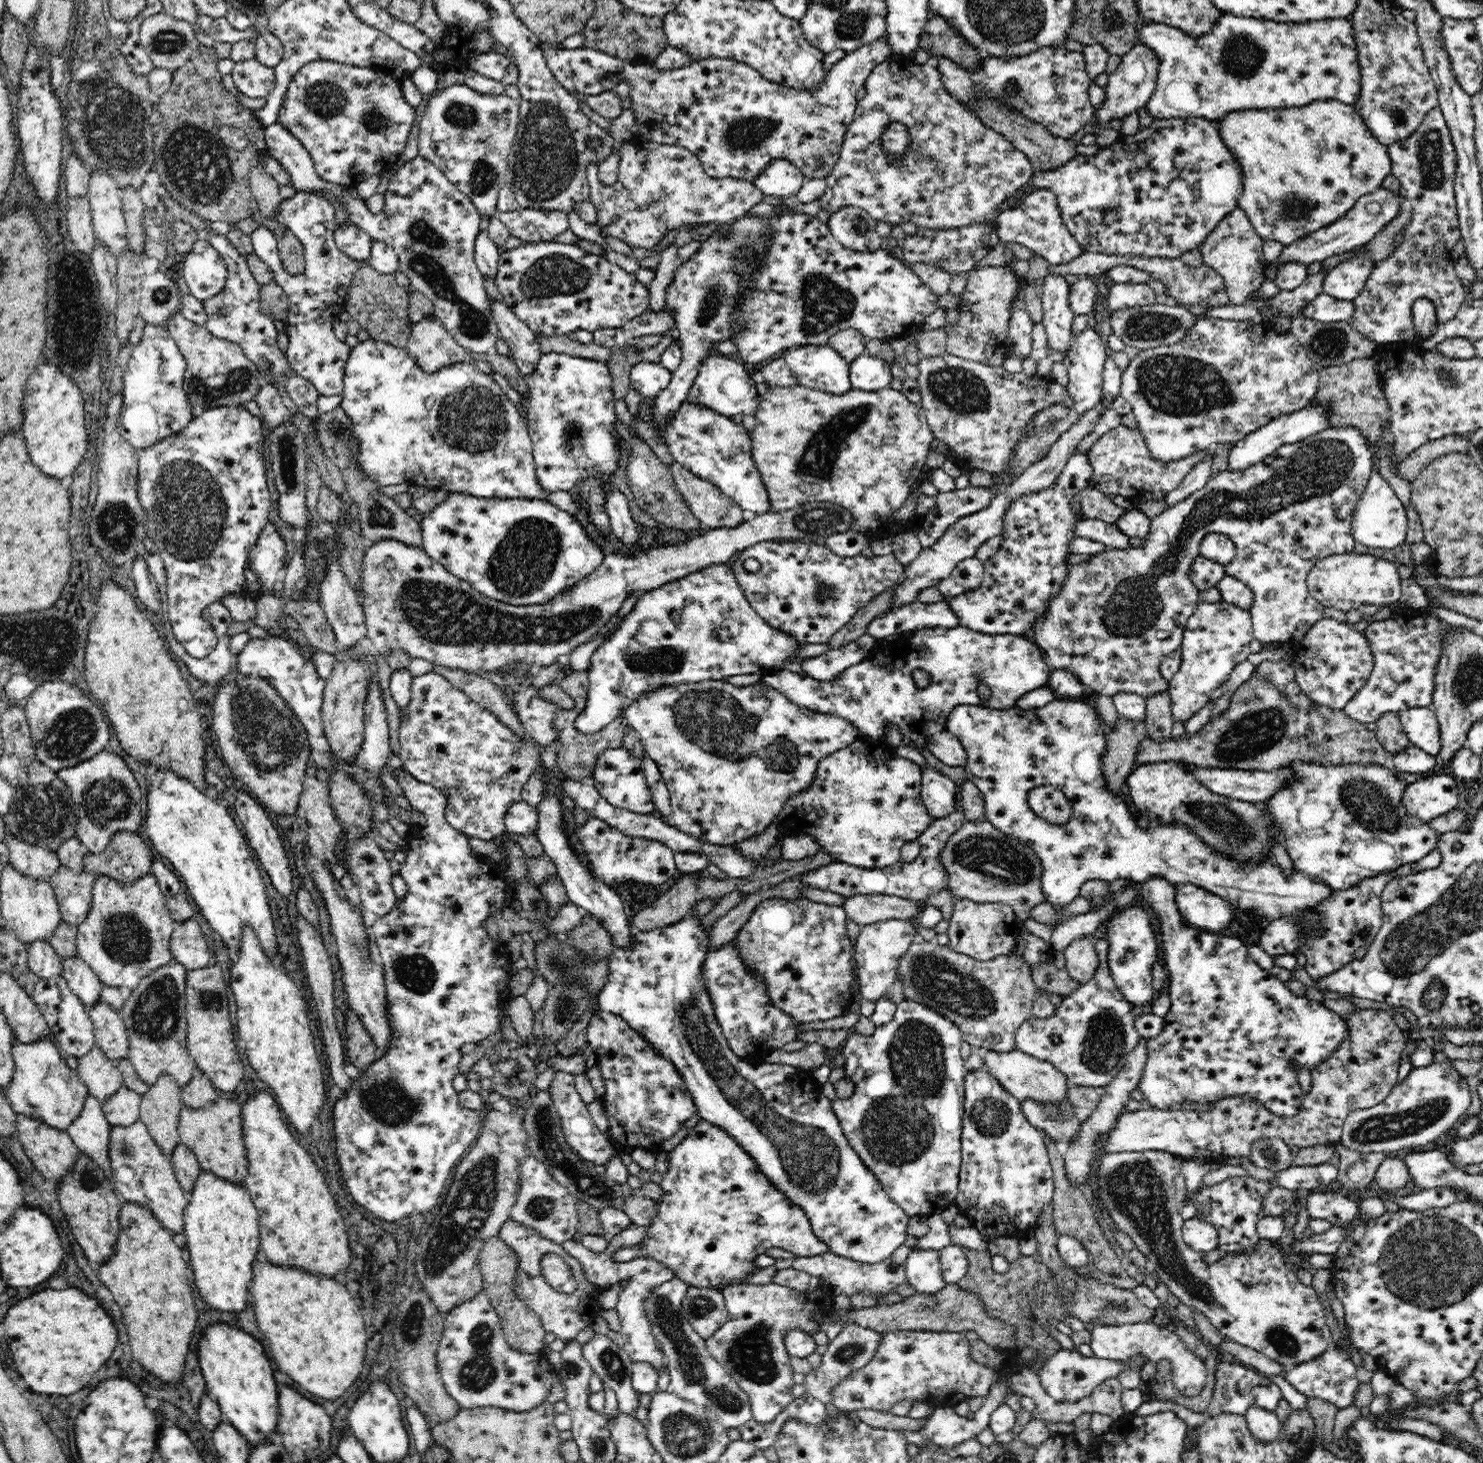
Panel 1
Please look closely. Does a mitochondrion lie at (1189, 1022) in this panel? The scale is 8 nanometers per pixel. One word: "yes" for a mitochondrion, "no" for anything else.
no

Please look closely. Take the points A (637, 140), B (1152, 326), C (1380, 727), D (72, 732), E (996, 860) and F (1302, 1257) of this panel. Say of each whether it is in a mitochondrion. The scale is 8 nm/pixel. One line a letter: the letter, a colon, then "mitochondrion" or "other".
A: other
B: mitochondrion
C: other
D: mitochondrion
E: mitochondrion
F: other

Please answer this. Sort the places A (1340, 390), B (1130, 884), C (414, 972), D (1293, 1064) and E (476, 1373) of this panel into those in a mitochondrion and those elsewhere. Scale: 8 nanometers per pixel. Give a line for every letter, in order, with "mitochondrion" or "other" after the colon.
A: other
B: other
C: mitochondrion
D: other
E: mitochondrion

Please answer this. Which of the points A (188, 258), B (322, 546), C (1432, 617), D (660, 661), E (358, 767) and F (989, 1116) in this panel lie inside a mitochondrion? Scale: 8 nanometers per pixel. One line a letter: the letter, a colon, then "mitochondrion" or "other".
A: other
B: other
C: other
D: mitochondrion
E: other
F: mitochondrion

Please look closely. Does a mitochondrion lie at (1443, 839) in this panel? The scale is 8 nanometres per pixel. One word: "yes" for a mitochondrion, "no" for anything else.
no

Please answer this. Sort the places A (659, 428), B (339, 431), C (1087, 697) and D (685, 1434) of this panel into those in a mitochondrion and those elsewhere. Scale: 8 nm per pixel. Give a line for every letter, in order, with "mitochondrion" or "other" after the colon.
A: other
B: mitochondrion
C: other
D: mitochondrion

